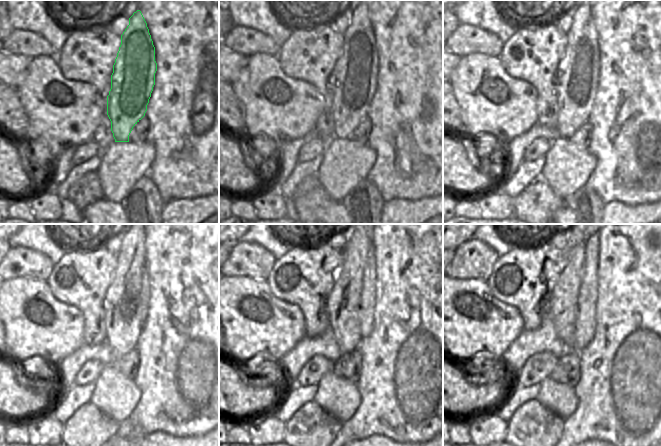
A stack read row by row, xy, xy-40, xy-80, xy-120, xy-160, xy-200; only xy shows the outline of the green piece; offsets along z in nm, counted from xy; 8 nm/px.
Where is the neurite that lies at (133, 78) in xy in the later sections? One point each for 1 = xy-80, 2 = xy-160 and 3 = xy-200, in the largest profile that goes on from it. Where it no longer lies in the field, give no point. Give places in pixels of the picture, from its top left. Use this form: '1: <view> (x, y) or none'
1: xy-80 (576, 80)
2: xy-160 (343, 300)
3: xy-200 (565, 293)

